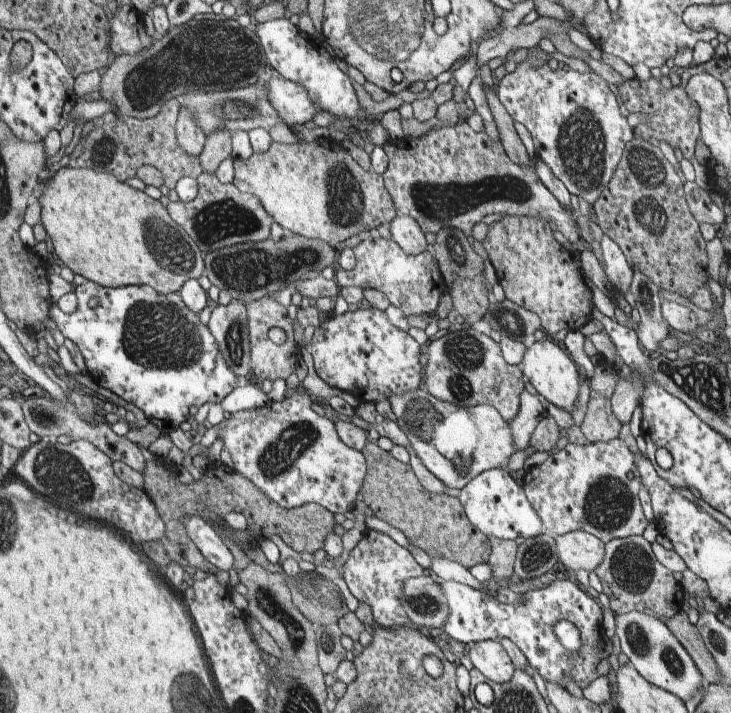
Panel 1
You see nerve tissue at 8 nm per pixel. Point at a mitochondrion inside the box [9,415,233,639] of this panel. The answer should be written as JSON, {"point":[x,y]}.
{"point":[55,470]}

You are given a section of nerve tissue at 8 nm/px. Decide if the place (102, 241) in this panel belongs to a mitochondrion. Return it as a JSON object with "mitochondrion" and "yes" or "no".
{"mitochondrion":"no"}

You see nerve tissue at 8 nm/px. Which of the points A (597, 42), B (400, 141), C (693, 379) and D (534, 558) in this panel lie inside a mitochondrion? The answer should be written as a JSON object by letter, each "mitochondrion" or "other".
{"A":"other","B":"other","C":"mitochondrion","D":"mitochondrion"}

